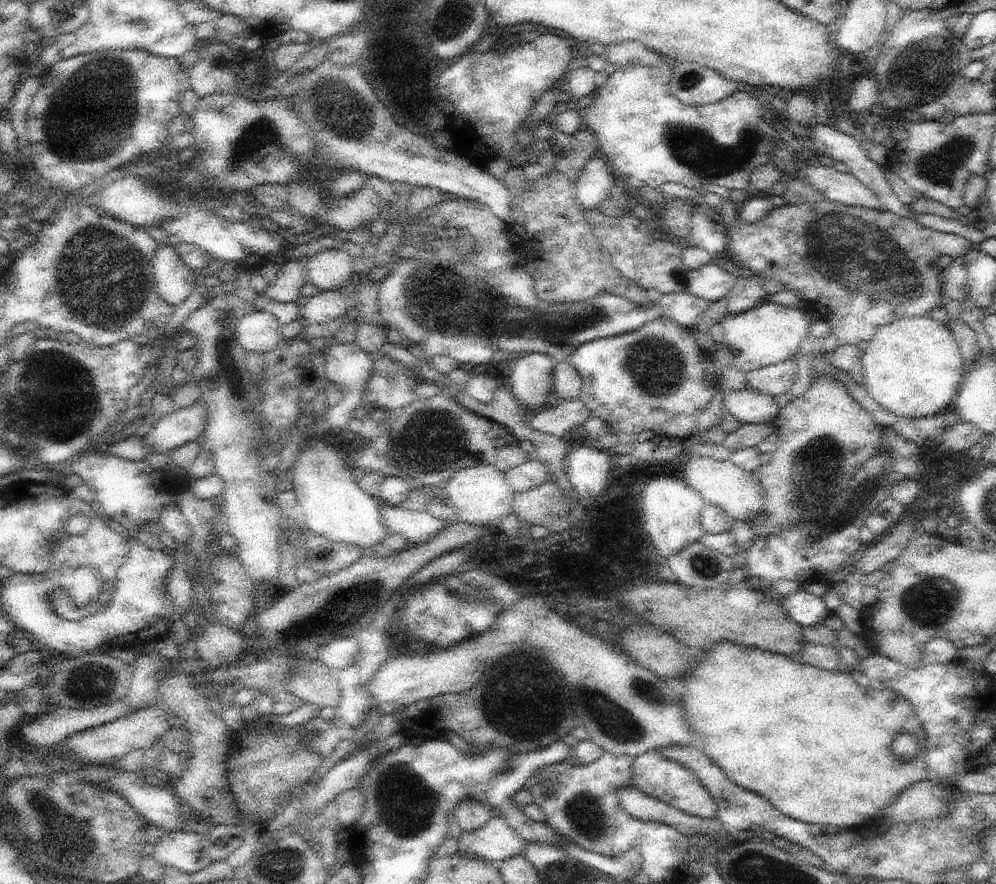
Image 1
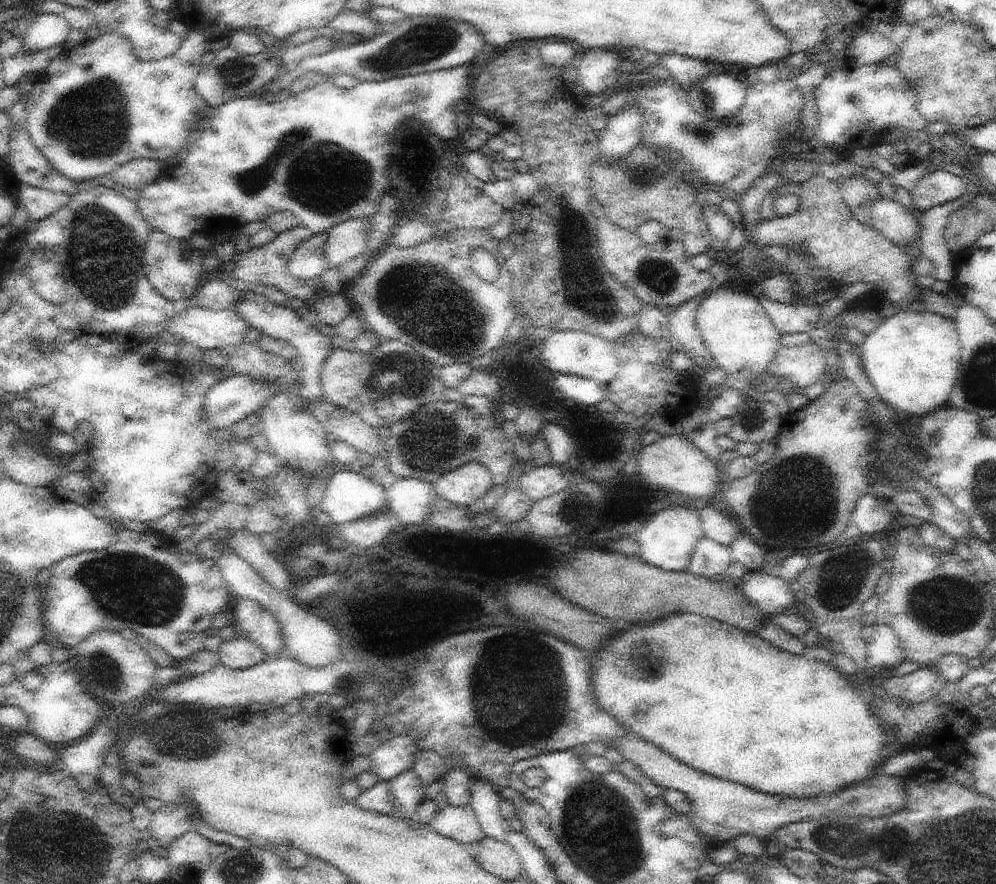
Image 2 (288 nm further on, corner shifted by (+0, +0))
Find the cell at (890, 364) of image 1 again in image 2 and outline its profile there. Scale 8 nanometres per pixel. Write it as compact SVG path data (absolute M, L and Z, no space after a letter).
M895 312L887 316L861 346L861 362L879 398L901 416L923 418L947 404L961 364L955 322L935 312Z

